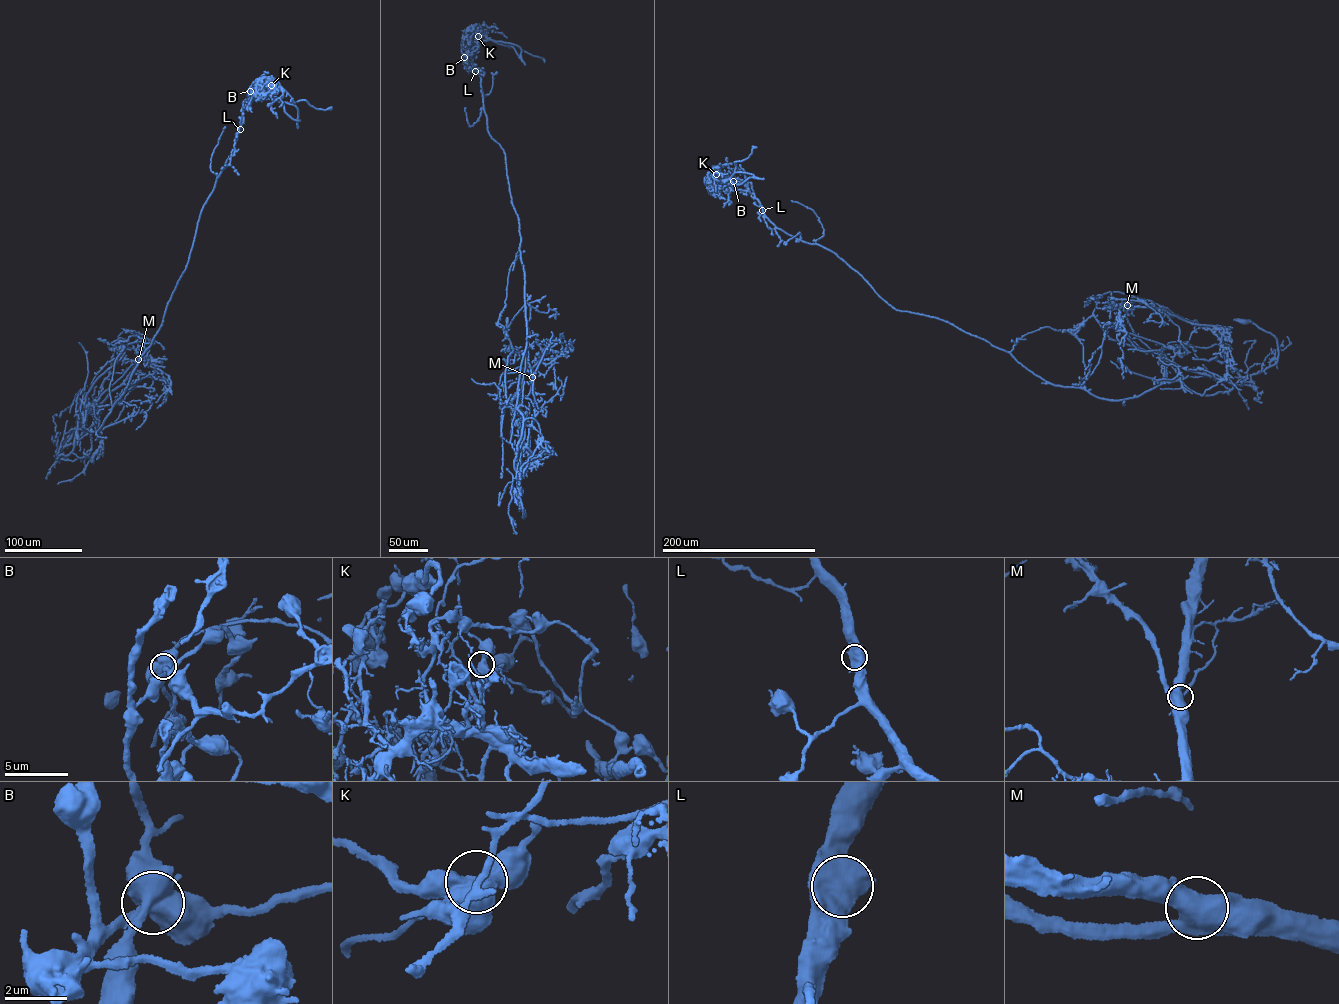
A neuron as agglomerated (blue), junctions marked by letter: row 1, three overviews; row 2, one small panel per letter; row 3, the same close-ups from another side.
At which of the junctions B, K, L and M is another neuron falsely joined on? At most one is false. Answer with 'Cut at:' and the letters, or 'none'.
Cut at: B

